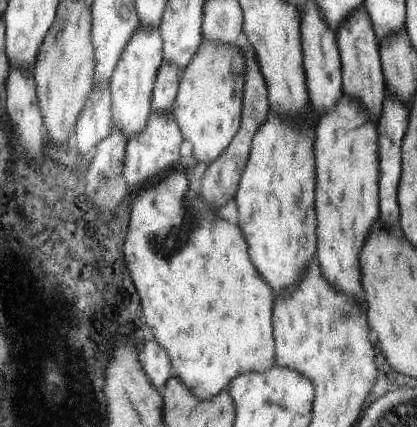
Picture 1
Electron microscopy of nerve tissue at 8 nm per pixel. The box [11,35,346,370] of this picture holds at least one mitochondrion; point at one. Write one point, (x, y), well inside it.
(180, 237)

